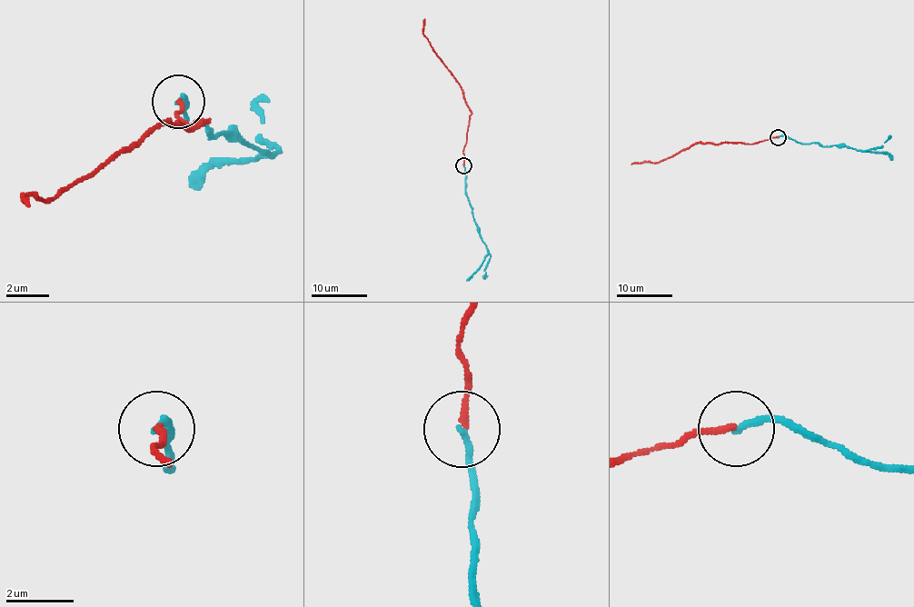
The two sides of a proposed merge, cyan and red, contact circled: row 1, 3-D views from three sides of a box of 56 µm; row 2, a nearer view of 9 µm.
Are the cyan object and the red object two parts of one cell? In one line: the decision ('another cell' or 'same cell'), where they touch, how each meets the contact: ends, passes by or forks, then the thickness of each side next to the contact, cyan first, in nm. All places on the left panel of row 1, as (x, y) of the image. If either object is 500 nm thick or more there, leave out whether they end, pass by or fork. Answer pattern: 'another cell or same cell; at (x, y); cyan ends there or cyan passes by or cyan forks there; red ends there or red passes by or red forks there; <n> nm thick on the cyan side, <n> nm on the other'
same cell; at (178, 102); cyan ends there; red ends there; 190 nm thick on the cyan side, 200 nm on the other

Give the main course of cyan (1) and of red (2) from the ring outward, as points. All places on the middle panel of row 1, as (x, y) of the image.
1: (464, 165), (465, 194), (488, 254), (467, 280)
2: (464, 165), (462, 150), (471, 110), (458, 82), (423, 34), (425, 19)

